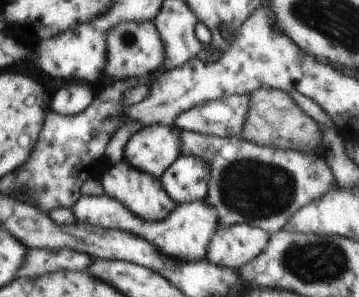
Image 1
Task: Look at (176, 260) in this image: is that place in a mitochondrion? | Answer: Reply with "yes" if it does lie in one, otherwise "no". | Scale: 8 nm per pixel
no

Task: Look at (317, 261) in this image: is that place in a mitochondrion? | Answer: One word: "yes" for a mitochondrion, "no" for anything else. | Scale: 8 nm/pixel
yes

